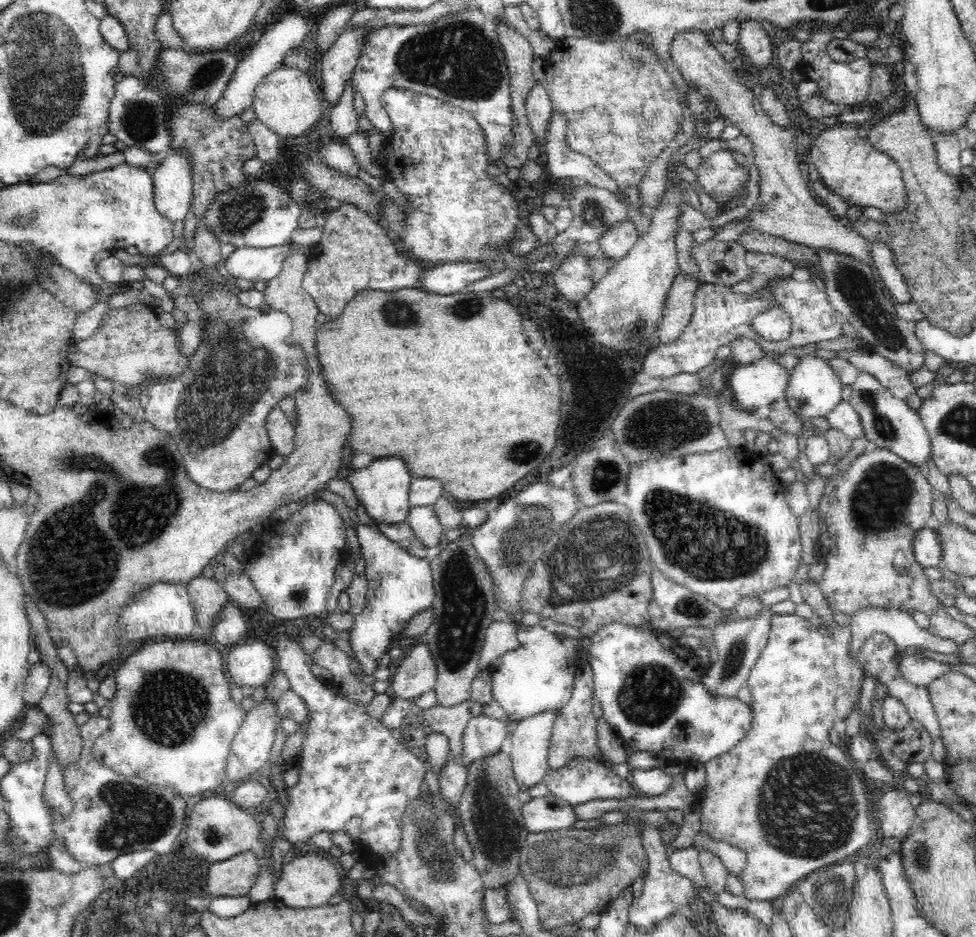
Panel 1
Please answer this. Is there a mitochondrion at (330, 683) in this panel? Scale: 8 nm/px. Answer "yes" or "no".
no

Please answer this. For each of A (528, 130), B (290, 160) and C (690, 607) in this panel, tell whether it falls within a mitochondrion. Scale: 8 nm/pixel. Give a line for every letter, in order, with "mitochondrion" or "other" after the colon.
A: other
B: other
C: mitochondrion

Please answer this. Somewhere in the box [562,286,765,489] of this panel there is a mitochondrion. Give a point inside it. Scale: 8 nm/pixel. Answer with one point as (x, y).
(663, 424)

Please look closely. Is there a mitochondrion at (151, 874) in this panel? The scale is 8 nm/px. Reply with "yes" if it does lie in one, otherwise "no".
no

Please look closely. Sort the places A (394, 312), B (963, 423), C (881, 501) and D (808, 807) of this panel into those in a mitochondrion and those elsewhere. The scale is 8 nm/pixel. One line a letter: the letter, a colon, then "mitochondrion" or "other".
A: mitochondrion
B: mitochondrion
C: mitochondrion
D: mitochondrion

